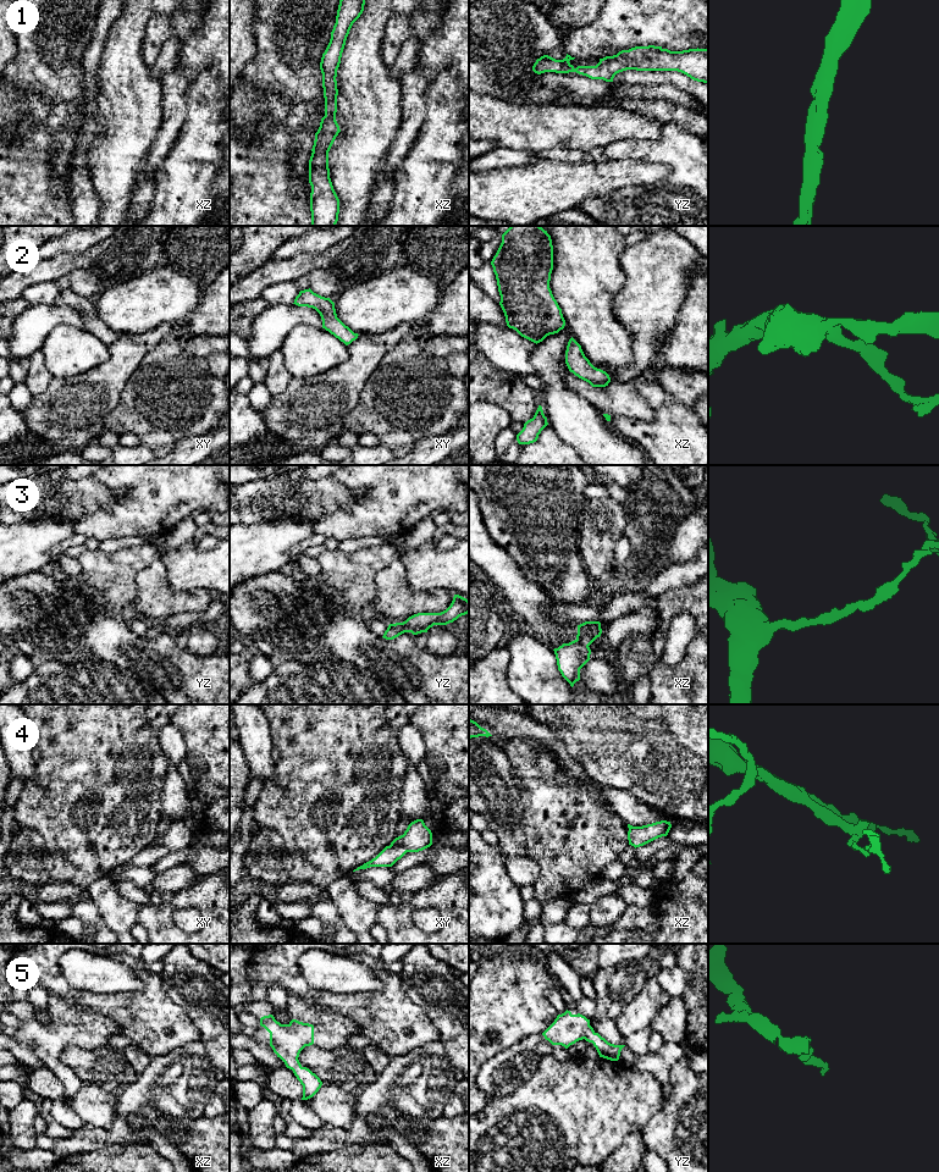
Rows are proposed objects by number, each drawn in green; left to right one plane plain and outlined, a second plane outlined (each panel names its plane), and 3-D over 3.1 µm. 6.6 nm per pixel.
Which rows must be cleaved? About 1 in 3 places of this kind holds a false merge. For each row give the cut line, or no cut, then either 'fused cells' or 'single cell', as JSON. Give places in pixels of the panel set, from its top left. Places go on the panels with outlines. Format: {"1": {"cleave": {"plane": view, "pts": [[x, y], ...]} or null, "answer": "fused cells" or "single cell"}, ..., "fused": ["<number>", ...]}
{"1": {"cleave": null, "answer": "single cell"}, "2": {"cleave": null, "answer": "single cell"}, "3": {"cleave": null, "answer": "single cell"}, "4": {"cleave": null, "answer": "single cell"}, "5": {"cleave": null, "answer": "single cell"}, "fused": []}

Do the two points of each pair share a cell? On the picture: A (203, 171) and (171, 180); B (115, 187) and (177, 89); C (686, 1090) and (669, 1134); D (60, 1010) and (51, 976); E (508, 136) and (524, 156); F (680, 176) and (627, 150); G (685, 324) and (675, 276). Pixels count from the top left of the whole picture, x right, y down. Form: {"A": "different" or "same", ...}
{"A": "same", "B": "different", "C": "same", "D": "different", "E": "different", "F": "same", "G": "different"}

